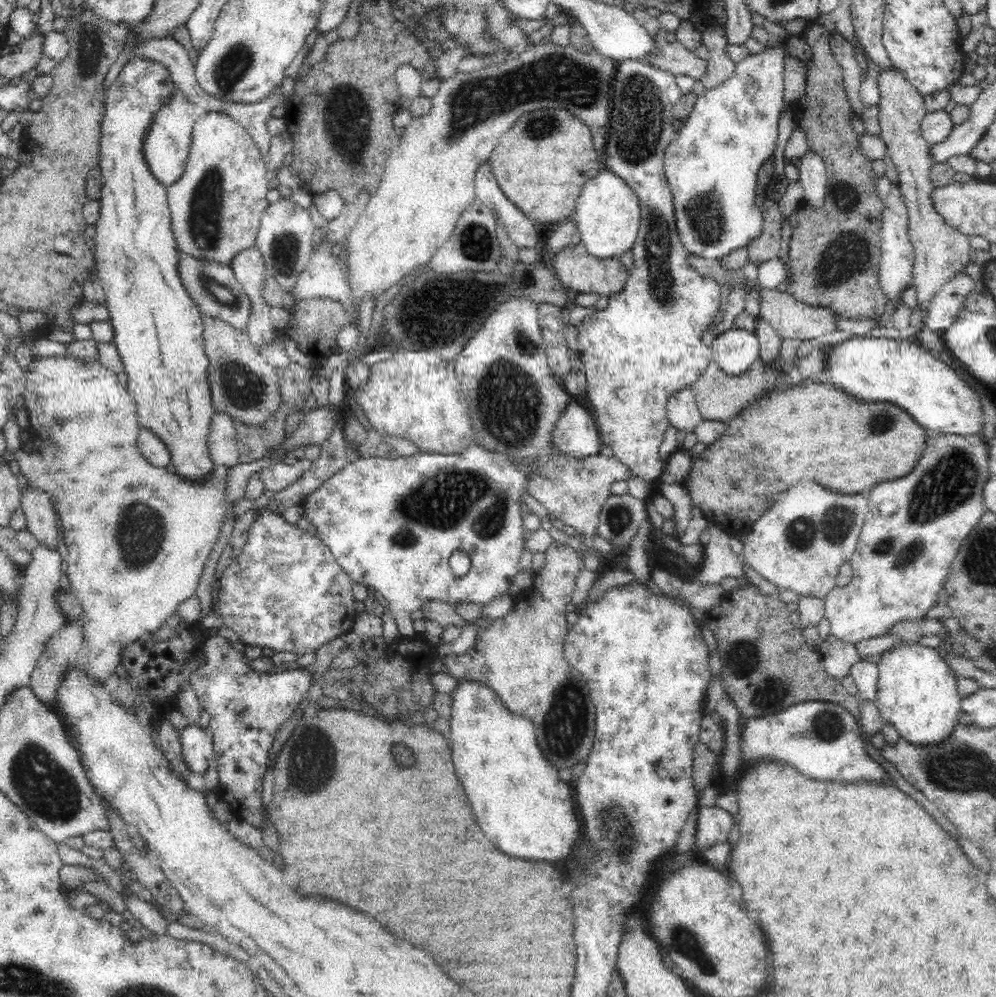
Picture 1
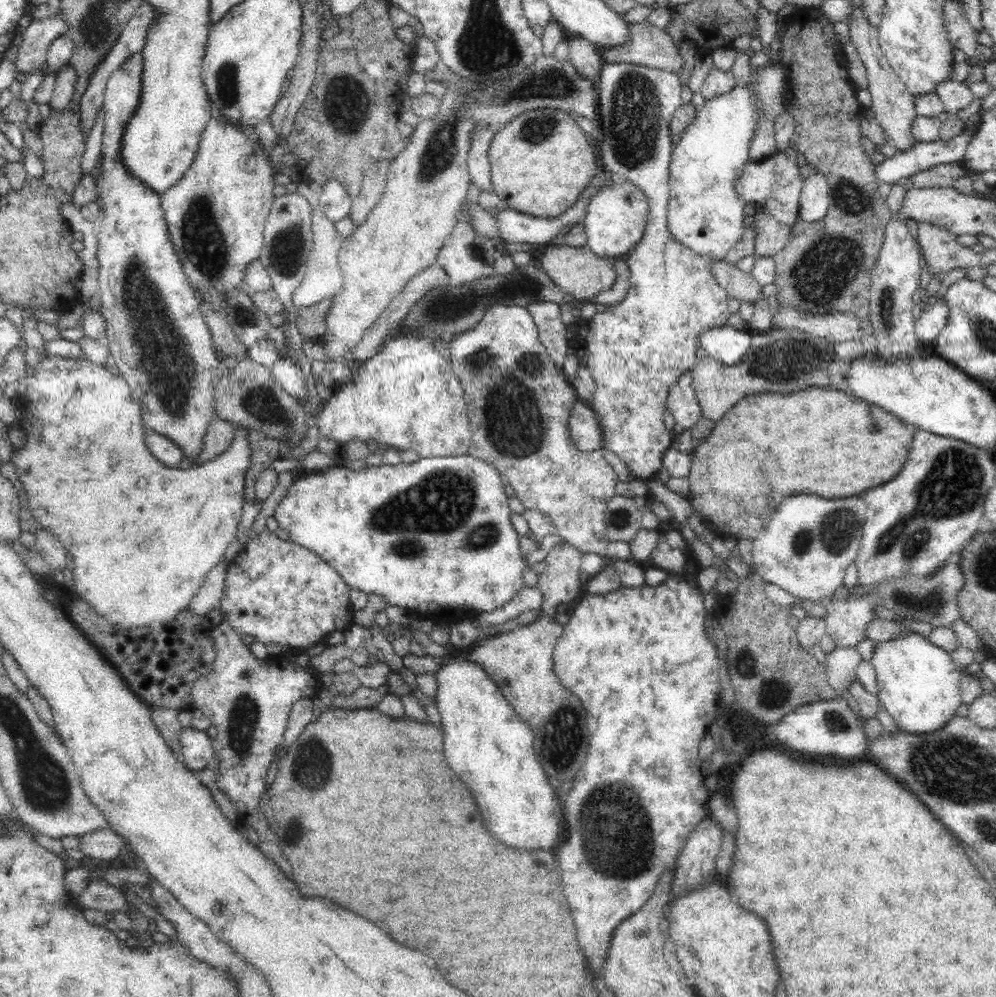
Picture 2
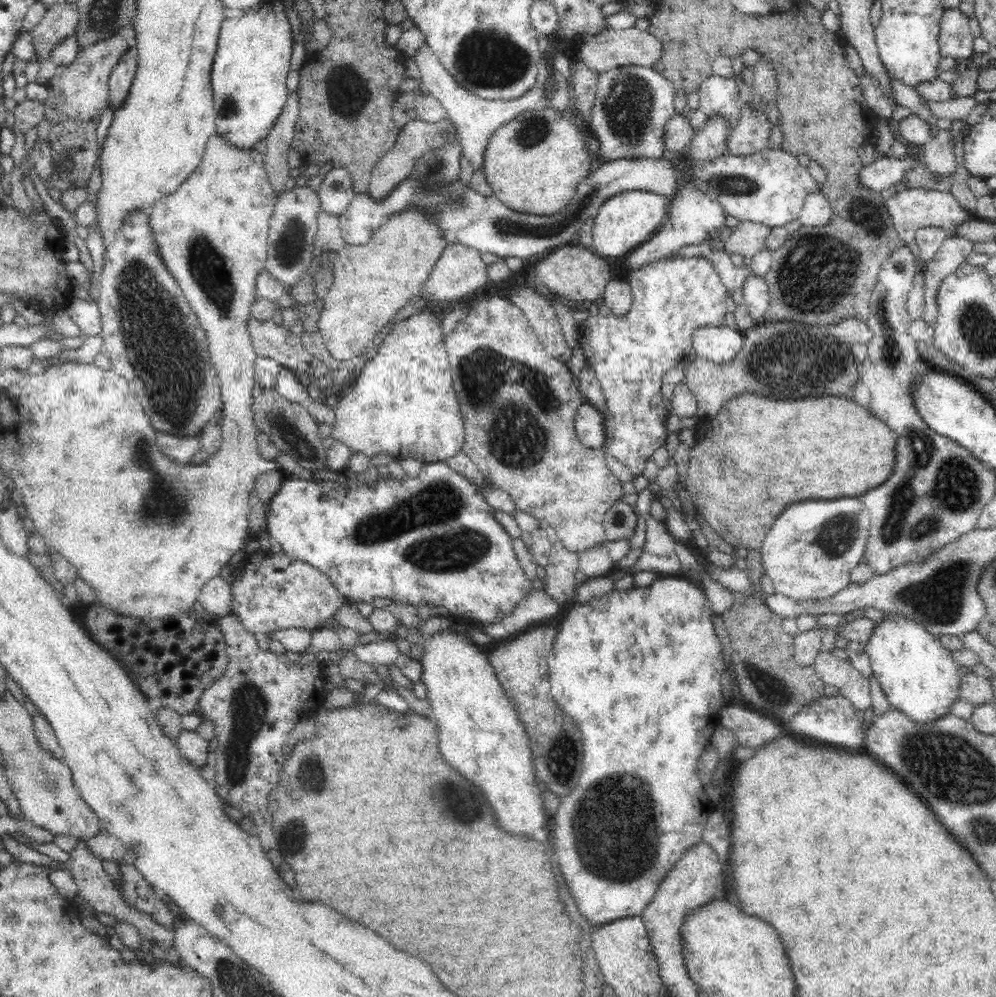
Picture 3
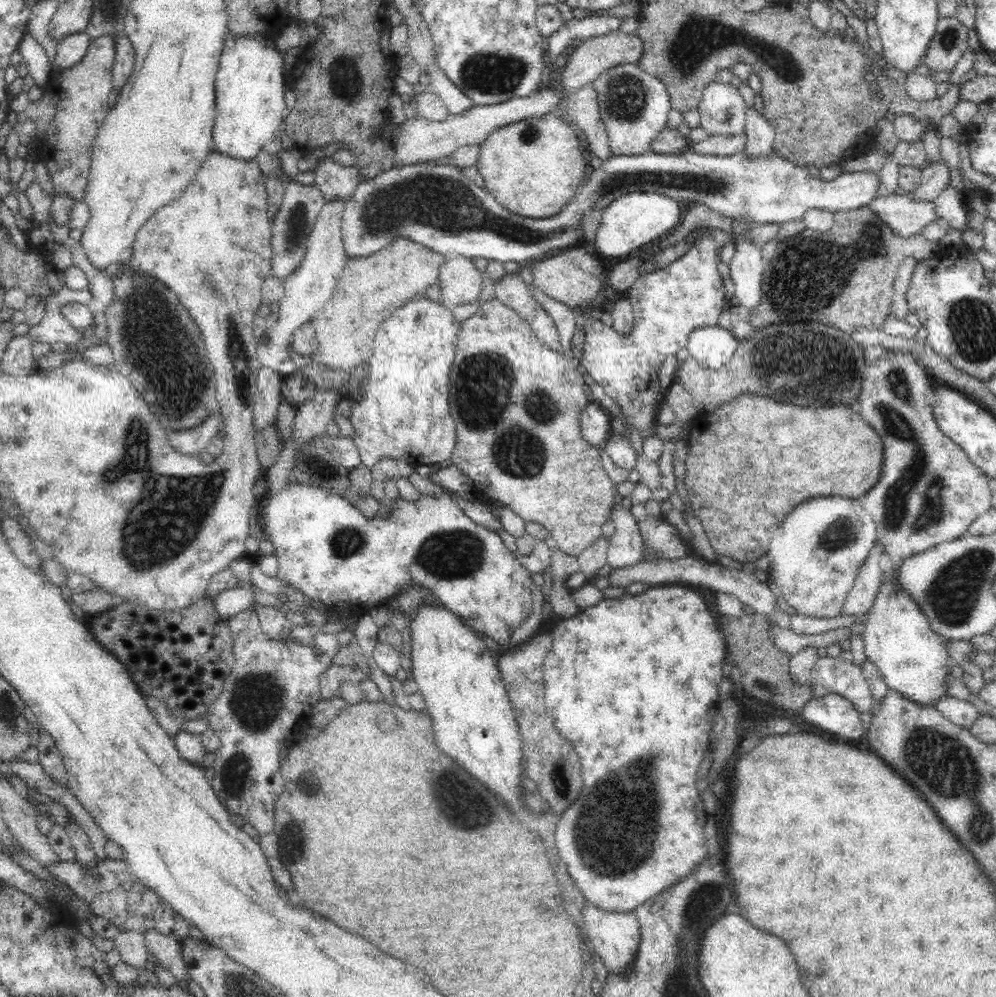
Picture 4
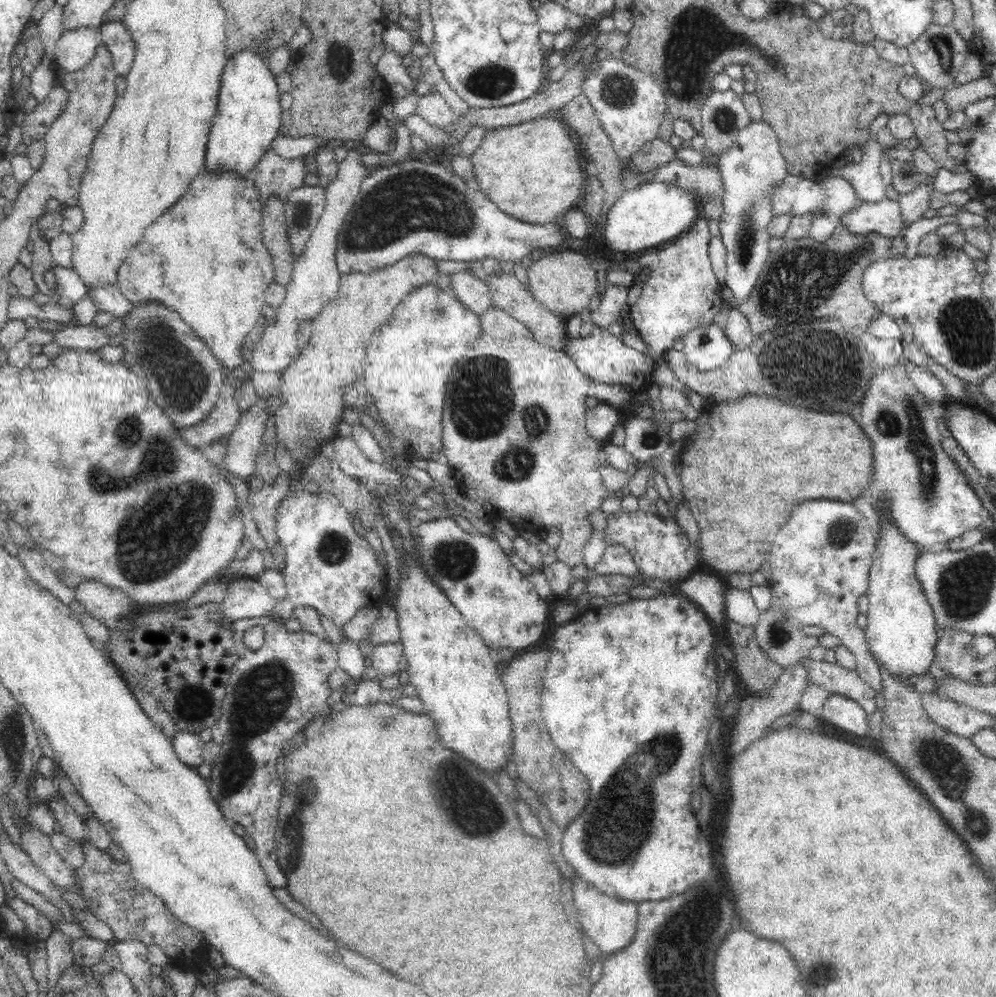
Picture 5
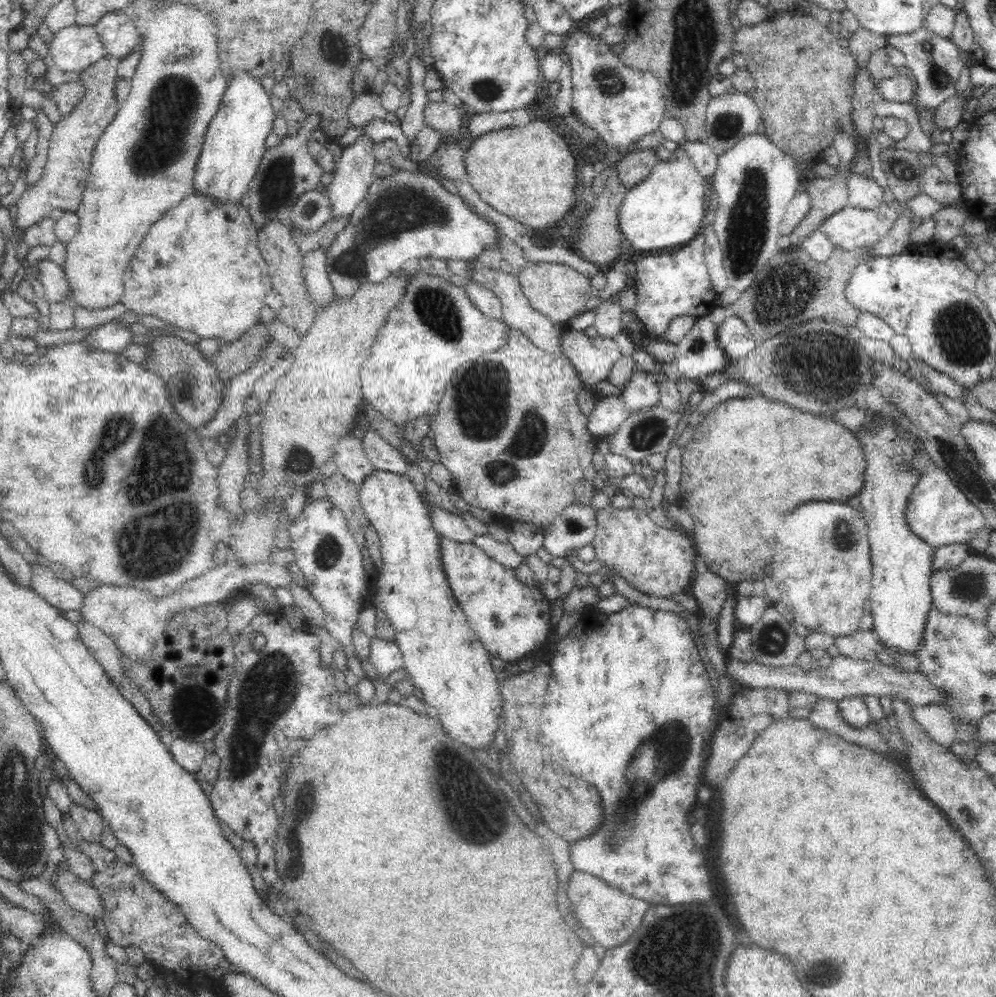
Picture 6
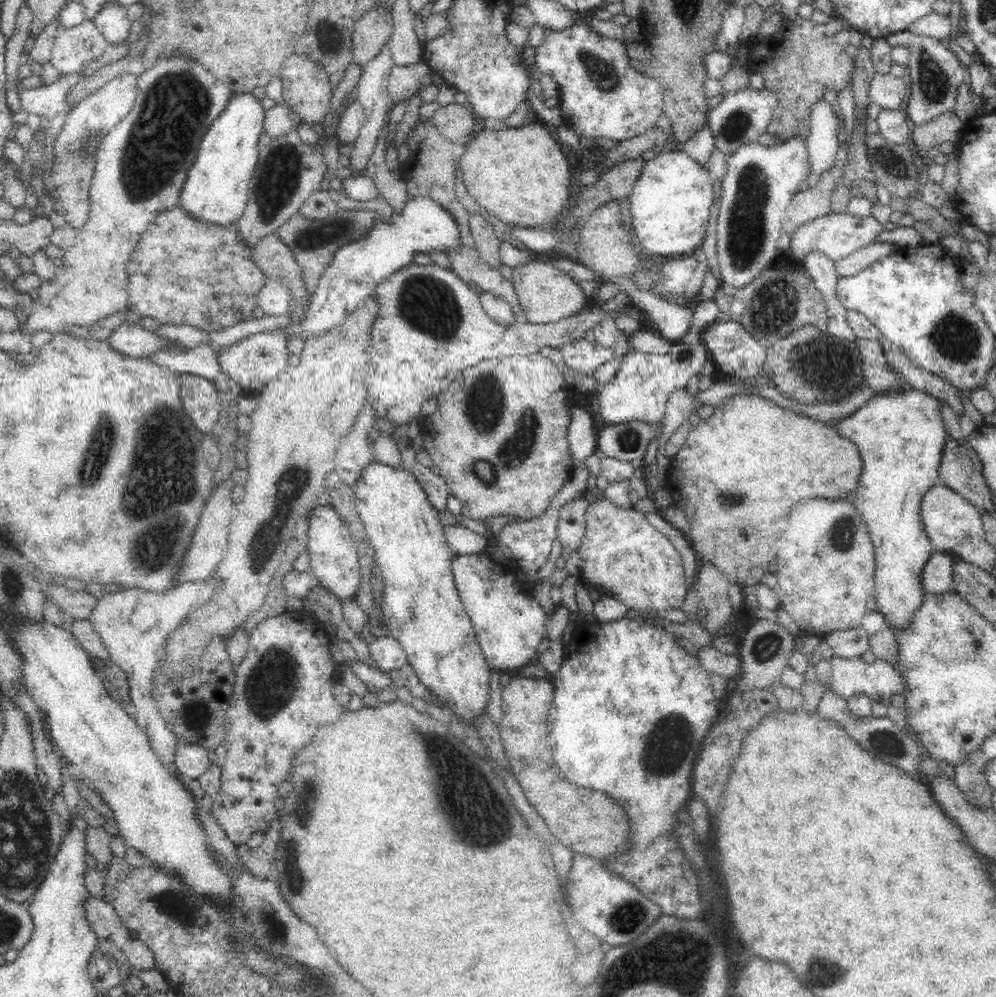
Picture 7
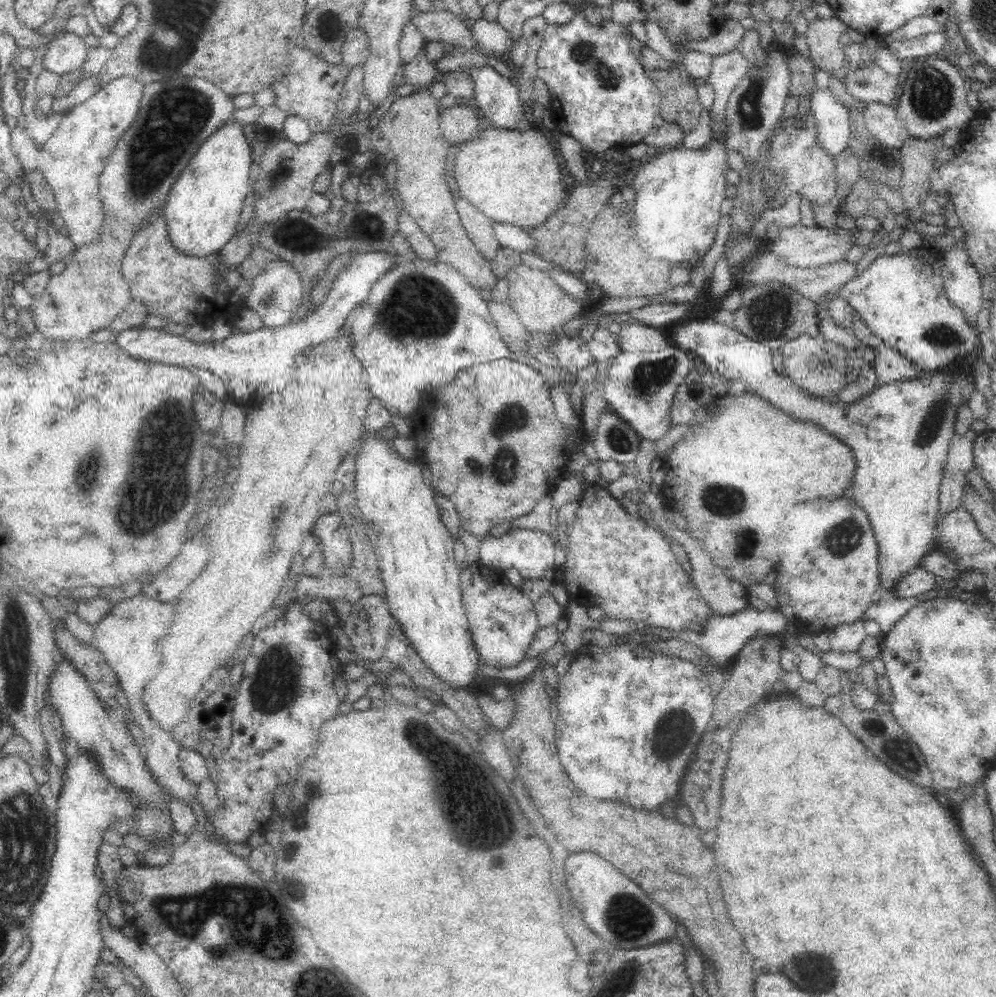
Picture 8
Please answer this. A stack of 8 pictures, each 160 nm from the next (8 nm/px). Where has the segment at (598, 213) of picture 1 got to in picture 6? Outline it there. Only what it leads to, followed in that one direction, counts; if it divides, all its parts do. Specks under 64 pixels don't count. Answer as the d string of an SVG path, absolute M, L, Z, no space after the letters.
M676 149L672 158L659 160L642 182L627 191L619 210L623 238L644 255L672 251L687 245L701 234L706 223L704 194L704 177L700 176L685 149Z

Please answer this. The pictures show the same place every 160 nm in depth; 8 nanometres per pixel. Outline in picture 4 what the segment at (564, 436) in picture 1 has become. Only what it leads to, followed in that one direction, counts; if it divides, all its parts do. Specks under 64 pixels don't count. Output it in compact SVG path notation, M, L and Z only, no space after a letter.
M596 401L589 402L581 412L581 433L592 446L602 447L611 436L611 417Z

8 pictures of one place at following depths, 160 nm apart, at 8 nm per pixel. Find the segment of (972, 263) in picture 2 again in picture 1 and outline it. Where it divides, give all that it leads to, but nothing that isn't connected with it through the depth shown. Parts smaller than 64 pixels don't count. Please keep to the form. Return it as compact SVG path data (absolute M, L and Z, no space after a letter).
M890 66L882 68L876 76L878 81L878 121L879 136L887 146L888 157L893 160L899 176L899 189L902 193L908 214L908 234L914 247L915 262L913 265L913 286L917 290L917 304L923 314L935 294L953 277L964 271L971 262L969 237L947 225L938 212L934 211L930 194L934 186L930 183L932 157L928 153L929 144L920 134L920 124L927 114L923 96L914 85Z

